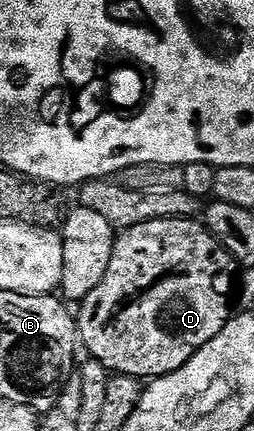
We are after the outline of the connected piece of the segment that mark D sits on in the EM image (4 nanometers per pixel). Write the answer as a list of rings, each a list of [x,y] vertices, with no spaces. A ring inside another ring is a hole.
[[[188,217],[155,219],[151,223],[139,223],[135,227],[124,230],[113,242],[113,254],[111,255],[111,263],[107,263],[107,275],[103,275],[99,287],[95,287],[95,291],[91,291],[91,295],[87,295],[85,300],[80,302],[81,314],[78,312],[75,317],[79,341],[84,352],[86,349],[92,360],[103,363],[106,369],[113,373],[122,373],[128,377],[152,379],[165,377],[169,373],[179,371],[179,367],[183,367],[183,363],[190,361],[204,345],[211,343],[211,339],[215,339],[215,335],[219,335],[219,331],[223,331],[223,327],[229,322],[231,316],[229,296],[232,295],[233,289],[235,293],[233,269],[235,270],[233,256],[210,235],[200,220]]]

